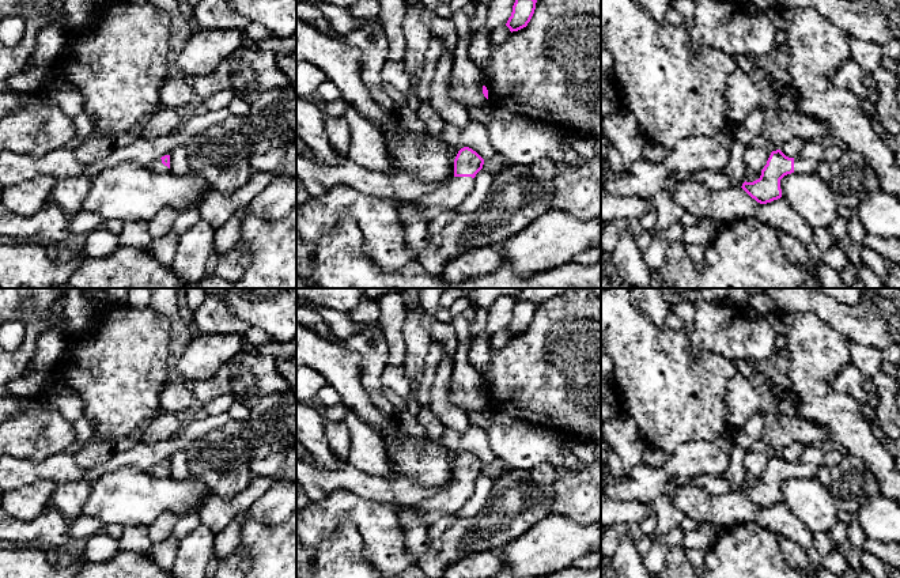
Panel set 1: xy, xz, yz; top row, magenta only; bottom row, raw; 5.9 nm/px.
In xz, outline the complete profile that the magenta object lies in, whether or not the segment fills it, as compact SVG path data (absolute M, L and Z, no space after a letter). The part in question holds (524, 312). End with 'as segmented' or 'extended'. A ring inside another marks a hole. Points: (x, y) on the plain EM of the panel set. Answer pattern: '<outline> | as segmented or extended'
M529 301L515 302L511 321L506 328L506 330L510 333L511 337L518 336L527 330L534 318L536 307L537 305Z | as segmented

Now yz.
M805 447L797 462L786 461L780 454L772 456L759 484L744 487L742 494L757 507L767 509L782 502L780 484L791 477L816 477L824 464L823 447Z | extended

